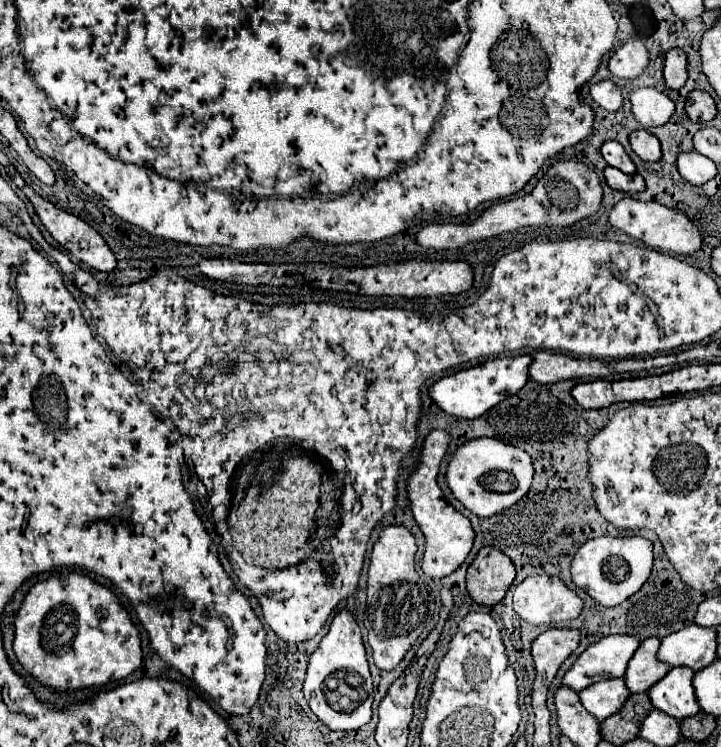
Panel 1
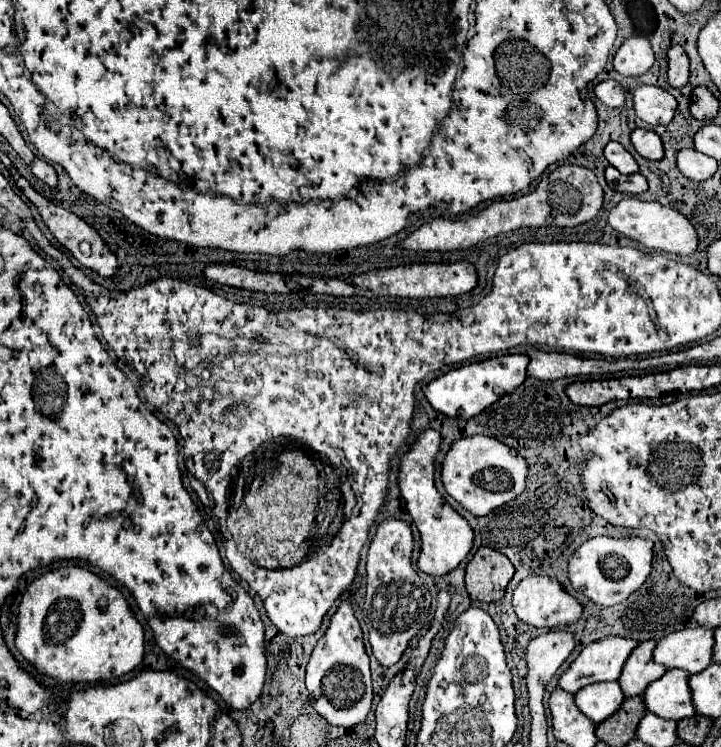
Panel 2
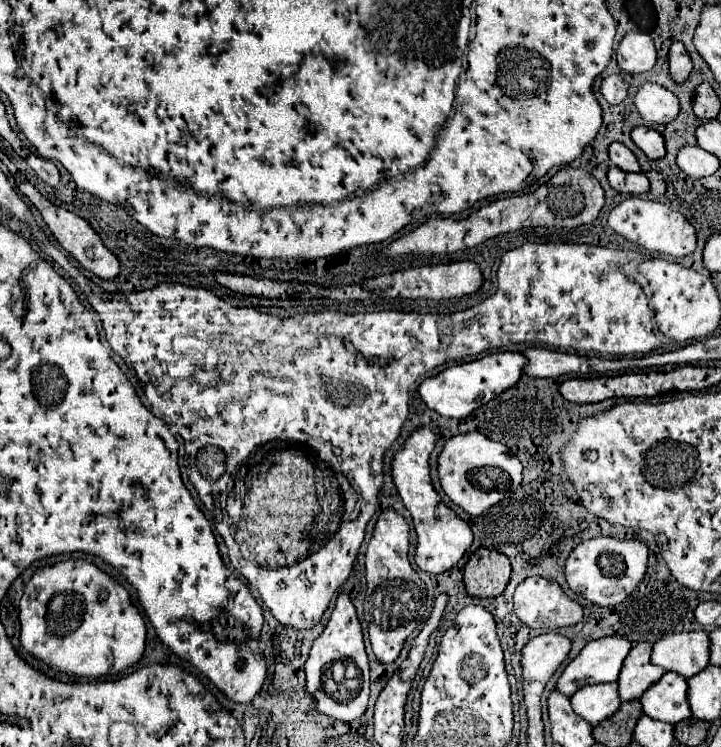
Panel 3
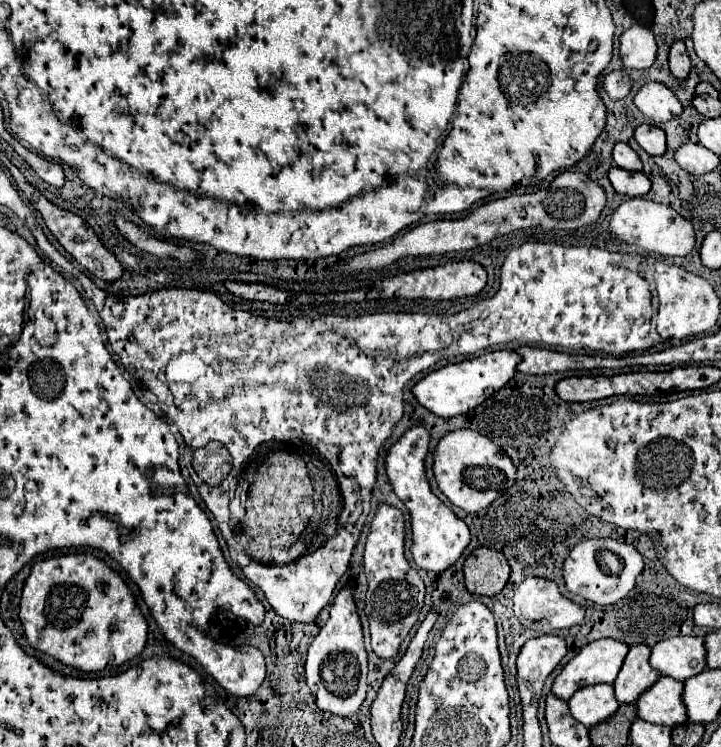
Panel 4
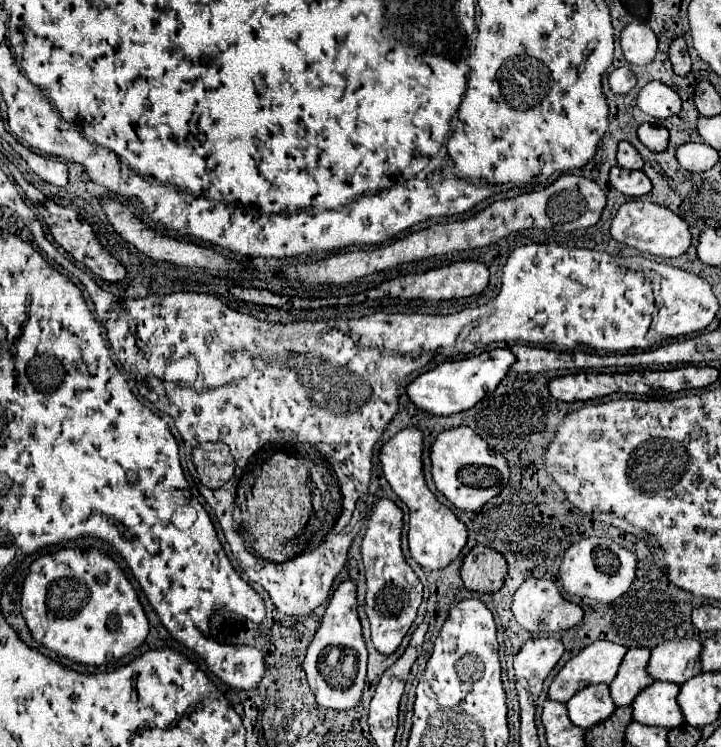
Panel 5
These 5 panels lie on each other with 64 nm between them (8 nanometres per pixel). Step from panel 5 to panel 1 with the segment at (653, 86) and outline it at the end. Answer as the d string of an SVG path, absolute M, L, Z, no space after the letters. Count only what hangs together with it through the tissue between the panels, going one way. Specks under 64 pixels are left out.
M656 88L634 90L630 94L630 102L632 102L632 114L646 128L662 126L674 114L674 102Z

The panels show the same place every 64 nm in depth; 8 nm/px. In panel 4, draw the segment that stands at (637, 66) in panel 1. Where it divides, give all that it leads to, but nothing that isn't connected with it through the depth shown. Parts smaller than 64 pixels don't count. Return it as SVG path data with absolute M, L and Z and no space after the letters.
M630 26L620 36L620 58L624 68L650 68L656 60L656 40L644 26Z

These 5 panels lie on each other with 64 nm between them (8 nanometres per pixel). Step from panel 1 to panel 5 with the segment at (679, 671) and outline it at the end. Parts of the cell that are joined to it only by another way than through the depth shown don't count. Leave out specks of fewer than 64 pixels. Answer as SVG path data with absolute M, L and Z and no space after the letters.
M652 682L634 698L632 720L646 726L662 726L666 730L682 726L684 718L676 702L678 686L672 682Z

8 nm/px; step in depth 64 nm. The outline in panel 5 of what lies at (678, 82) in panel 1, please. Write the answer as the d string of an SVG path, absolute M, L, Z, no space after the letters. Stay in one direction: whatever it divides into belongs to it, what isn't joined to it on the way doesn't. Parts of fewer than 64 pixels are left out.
M674 38L672 44L670 44L670 62L672 62L672 68L678 76L686 76L688 70L692 68L692 60L688 56L688 50L686 50L686 42L684 38Z

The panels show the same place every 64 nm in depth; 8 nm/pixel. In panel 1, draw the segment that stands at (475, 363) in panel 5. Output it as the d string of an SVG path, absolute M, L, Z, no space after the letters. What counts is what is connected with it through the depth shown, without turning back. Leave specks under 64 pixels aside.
M530 356L494 358L494 360L488 360L488 362L478 364L474 368L458 370L450 376L440 378L438 382L434 382L428 388L428 394L438 404L438 408L442 408L446 414L456 416L456 418L472 420L472 418L482 416L486 410L490 410L498 402L502 402L502 398L506 398L510 394L516 394L528 382L530 362L532 362Z

